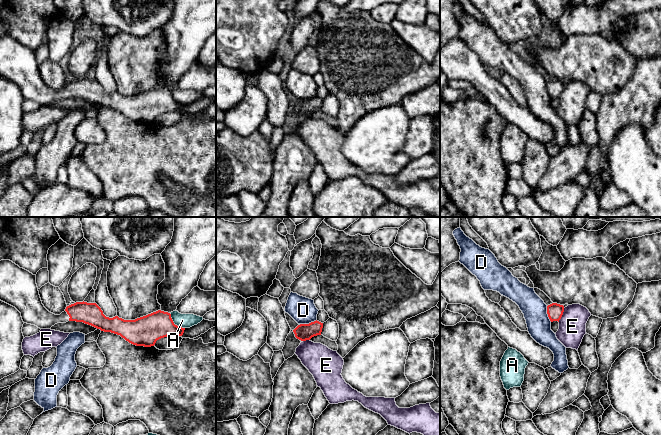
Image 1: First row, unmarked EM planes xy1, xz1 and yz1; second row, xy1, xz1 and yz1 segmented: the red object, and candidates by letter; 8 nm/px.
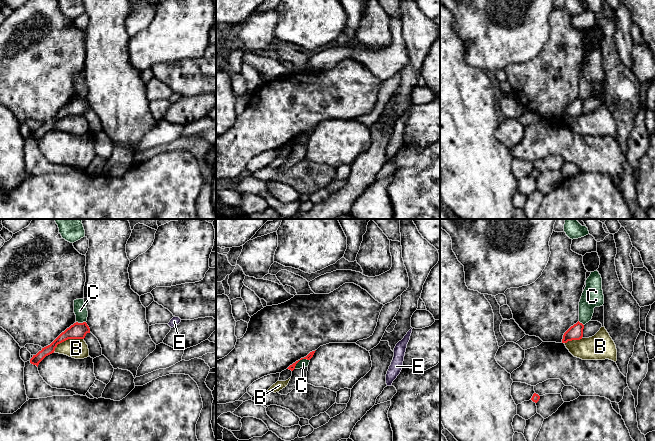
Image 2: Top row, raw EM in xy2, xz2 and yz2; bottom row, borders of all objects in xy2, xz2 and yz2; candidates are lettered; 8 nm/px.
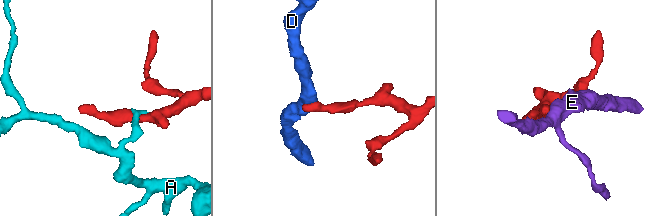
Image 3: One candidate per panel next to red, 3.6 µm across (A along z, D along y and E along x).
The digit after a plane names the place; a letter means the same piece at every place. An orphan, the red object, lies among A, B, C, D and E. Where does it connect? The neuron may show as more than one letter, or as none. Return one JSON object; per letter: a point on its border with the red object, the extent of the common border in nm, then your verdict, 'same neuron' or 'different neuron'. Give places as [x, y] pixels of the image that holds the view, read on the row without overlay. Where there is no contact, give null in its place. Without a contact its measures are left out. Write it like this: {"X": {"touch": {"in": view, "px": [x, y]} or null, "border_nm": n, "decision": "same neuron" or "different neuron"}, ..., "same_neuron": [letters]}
{"A": {"touch": {"in": "xy1", "px": [173, 99]}, "border_nm": 180, "decision": "different neuron"}, "B": {"touch": {"in": "xy2", "px": [67, 115]}, "border_nm": 260, "decision": "different neuron"}, "C": {"touch": {"in": "xz2", "px": [300, 135]}, "border_nm": 150, "decision": "different neuron"}, "D": {"touch": {"in": "xz1", "px": [309, 99]}, "border_nm": 140, "decision": "different neuron"}, "E": {"touch": {"in": "yz1", "px": [562, 90]}, "border_nm": 120, "decision": "different neuron"}, "same_neuron": []}

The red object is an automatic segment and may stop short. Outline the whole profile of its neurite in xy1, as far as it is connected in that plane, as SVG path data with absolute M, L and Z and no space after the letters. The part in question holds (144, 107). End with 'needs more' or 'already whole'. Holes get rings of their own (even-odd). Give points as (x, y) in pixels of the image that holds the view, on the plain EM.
M10 36L0 37L0 76L15 83L24 99L50 105L57 99L83 98L104 108L120 111L136 122L151 123L167 112L182 112L185 104L174 100L171 90L158 86L135 96L106 93L96 79L76 78L60 91L49 88L42 80L36 51Z; needs more

